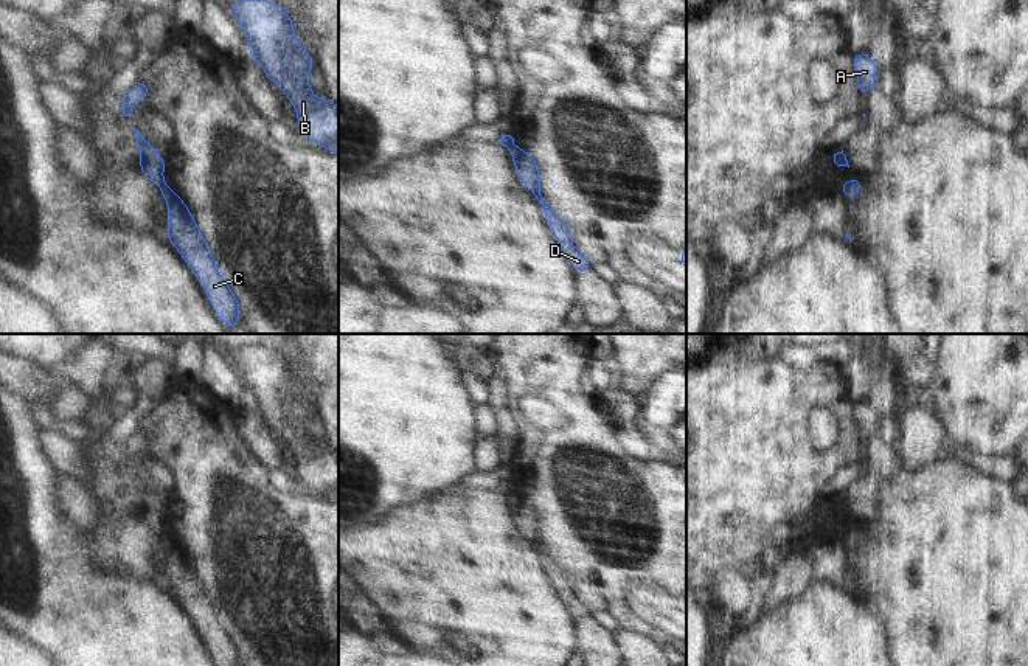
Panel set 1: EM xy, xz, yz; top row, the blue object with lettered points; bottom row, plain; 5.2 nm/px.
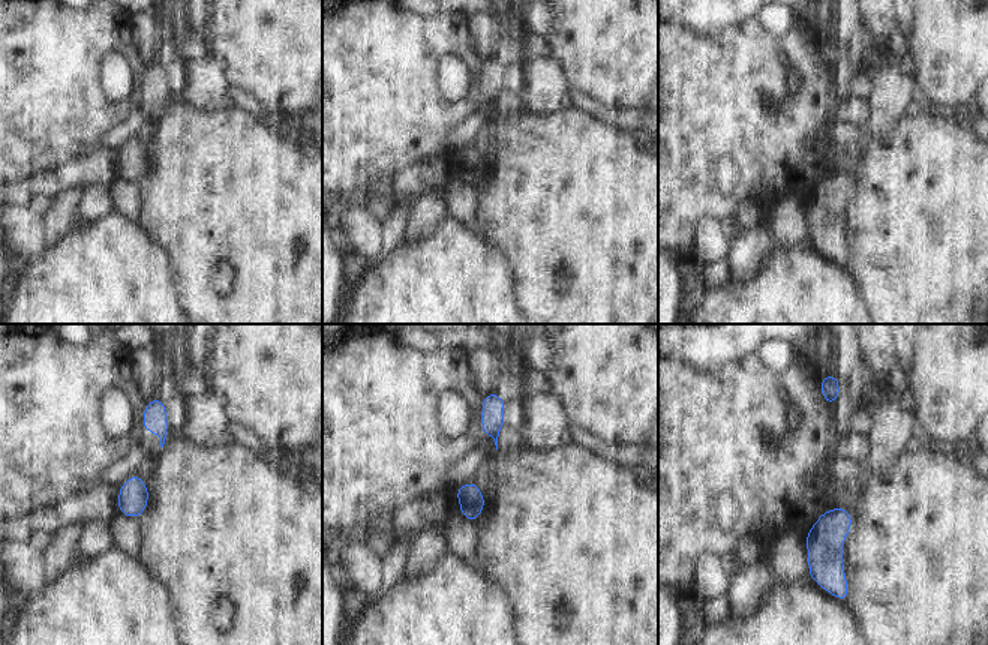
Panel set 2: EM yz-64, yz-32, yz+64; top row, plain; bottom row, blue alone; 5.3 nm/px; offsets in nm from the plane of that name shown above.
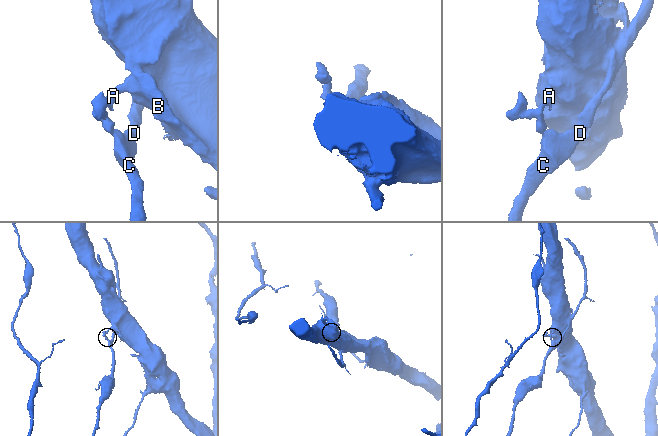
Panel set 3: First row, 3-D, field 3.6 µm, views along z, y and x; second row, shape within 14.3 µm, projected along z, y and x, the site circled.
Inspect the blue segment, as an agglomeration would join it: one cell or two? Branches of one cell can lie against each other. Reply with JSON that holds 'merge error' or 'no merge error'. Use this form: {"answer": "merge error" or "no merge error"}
{"answer": "merge error"}

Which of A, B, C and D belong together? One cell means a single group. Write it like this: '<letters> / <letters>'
A B / C D

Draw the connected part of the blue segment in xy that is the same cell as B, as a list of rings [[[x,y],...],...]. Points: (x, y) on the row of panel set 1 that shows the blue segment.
[[[233,0],[231,14],[242,25],[248,57],[256,61],[297,110],[297,127],[321,149],[339,154],[339,107],[331,99],[315,99],[307,84],[312,54],[298,45],[287,9],[270,0]]]

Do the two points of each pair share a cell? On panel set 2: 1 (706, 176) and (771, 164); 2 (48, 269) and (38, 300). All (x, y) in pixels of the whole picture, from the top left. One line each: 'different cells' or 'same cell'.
1: same cell
2: same cell

